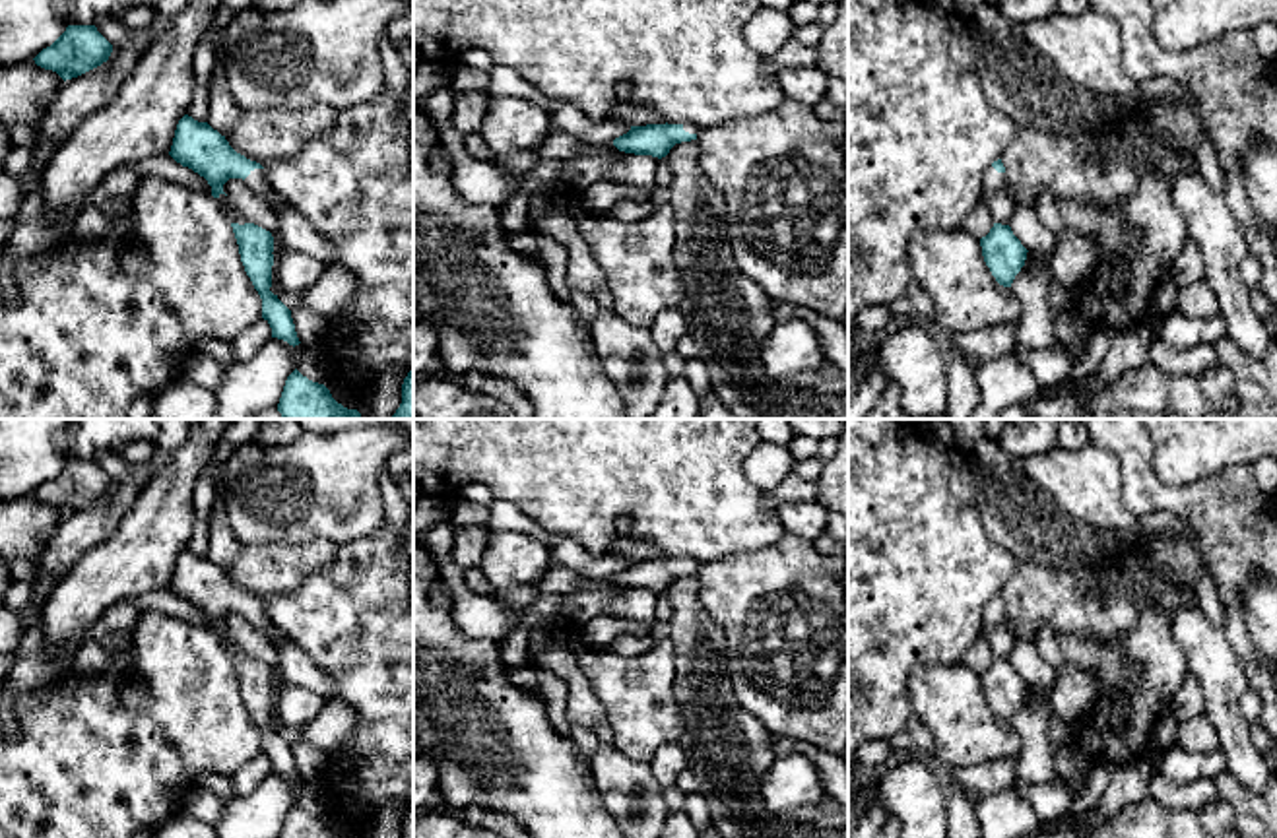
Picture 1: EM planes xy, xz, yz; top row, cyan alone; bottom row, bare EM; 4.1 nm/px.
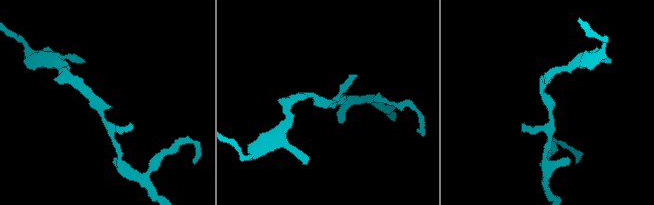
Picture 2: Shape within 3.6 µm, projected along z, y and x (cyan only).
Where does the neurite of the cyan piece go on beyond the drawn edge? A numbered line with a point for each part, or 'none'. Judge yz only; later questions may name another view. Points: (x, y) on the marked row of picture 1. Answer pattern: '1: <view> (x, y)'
1: yz (992, 179)

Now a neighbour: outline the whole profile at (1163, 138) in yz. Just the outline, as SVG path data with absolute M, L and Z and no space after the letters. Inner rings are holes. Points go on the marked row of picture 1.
M1157 97L1145 101L1145 107L1130 118L1077 138L1058 138L1019 126L1001 163L1017 204L1034 208L1038 196L1048 192L1054 200L1100 202L1114 210L1137 190L1145 175L1161 175L1174 186L1186 167L1195 167L1203 138L1201 118L1190 105L1172 97Z

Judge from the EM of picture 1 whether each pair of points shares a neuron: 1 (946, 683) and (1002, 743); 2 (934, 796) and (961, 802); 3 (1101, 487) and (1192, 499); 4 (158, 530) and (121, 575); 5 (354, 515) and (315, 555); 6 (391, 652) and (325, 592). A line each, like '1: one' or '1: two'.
1: one
2: two
3: two
4: one
5: two
6: one

